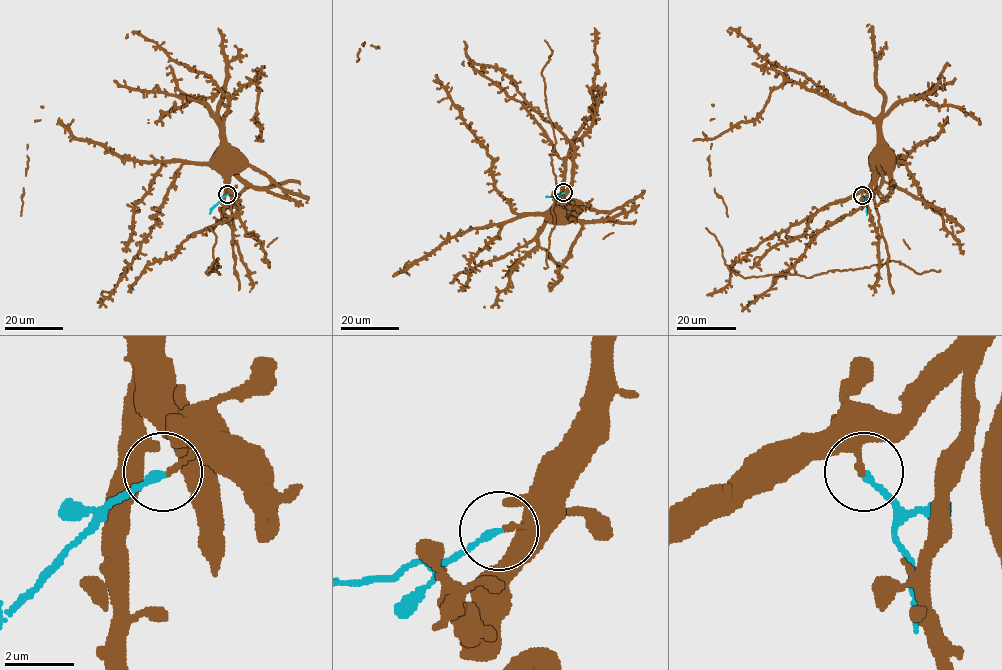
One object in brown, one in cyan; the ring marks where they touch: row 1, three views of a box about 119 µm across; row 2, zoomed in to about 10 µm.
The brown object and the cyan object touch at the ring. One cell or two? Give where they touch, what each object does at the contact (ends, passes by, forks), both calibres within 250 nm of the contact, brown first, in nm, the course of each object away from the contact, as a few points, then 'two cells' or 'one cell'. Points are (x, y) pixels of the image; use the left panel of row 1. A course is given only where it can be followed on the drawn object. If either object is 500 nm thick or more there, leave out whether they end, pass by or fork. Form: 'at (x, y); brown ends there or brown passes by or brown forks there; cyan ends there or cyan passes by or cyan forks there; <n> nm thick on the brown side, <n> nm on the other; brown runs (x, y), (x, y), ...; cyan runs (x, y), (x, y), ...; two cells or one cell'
at (227, 194); brown ends there; cyan ends there; 150 nm thick on the brown side, 200 nm on the other; brown runs (228, 194), (226, 153); cyan runs (227, 194), (209, 214); two cells

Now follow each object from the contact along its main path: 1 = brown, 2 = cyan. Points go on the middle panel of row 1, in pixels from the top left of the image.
1: (564, 192), (562, 208)
2: (563, 192), (545, 197)

